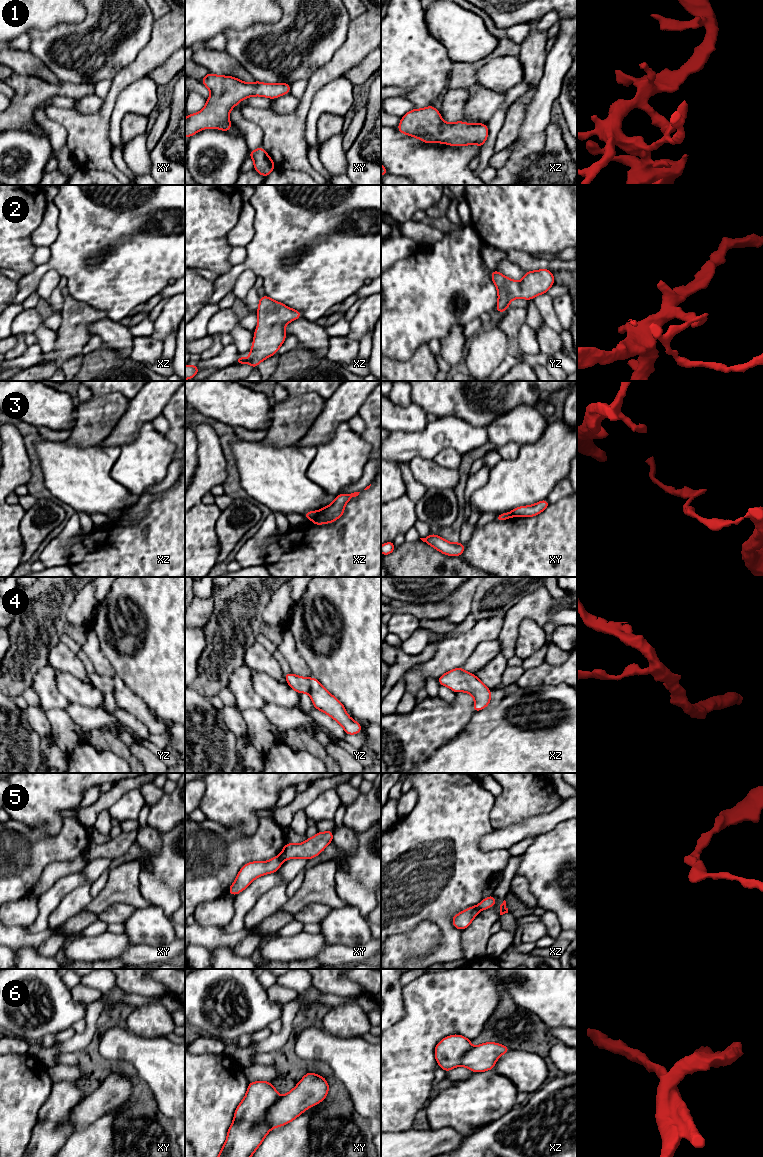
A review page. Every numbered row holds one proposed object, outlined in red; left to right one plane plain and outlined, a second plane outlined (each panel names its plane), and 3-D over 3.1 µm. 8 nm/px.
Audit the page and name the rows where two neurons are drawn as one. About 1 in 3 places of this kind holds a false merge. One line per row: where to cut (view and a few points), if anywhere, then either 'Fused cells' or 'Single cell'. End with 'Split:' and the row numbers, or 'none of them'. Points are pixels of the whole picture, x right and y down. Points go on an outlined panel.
1: No split. Single cell
2: No split. Single cell
3: Split along xz (319, 511), (312, 519). Fused cells
4: No split. Single cell
5: Split along xz (476, 906), (478, 911). Fused cells
6: No split. Single cell
Split: 3, 5

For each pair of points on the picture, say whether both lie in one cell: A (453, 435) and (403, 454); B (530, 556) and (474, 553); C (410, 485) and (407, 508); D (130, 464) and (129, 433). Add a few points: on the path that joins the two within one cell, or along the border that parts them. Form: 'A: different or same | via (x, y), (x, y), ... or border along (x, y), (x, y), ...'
A: same | via (441, 435), (436, 436), (427, 444), (415, 444)
B: same | via (516, 552), (498, 552), (495, 555), (488, 553)
C: different | border along (405, 494), (415, 502)
D: different | border along (144, 424), (132, 441), (120, 447)

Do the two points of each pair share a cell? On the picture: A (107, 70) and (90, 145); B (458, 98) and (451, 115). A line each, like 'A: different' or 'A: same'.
A: different
B: same

